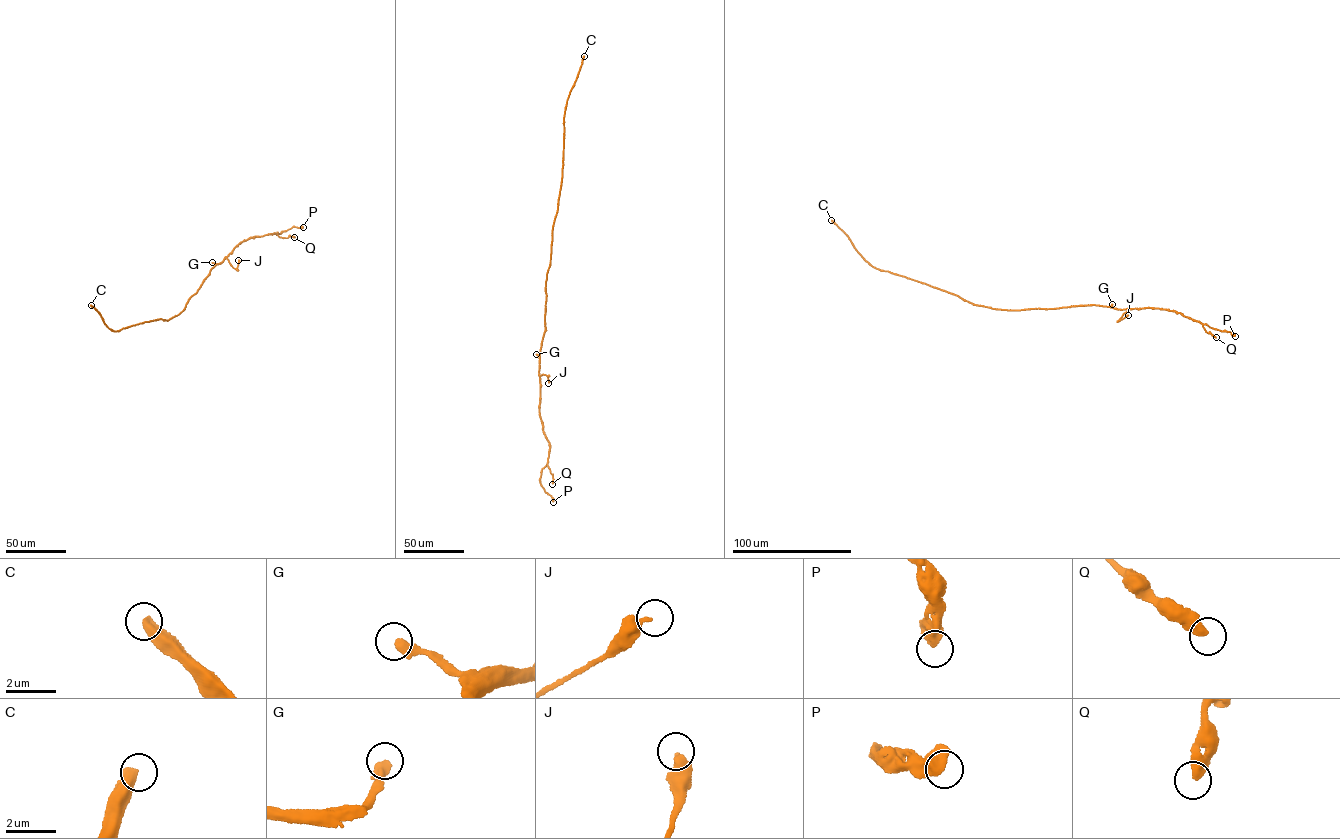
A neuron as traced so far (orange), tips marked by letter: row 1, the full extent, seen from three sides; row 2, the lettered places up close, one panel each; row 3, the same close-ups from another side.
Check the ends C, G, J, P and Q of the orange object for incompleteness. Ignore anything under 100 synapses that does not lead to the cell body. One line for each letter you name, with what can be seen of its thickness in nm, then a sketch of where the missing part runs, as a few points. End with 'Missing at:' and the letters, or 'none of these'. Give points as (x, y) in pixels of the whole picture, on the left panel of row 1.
C: calibre 440 nm
Missing at: C

